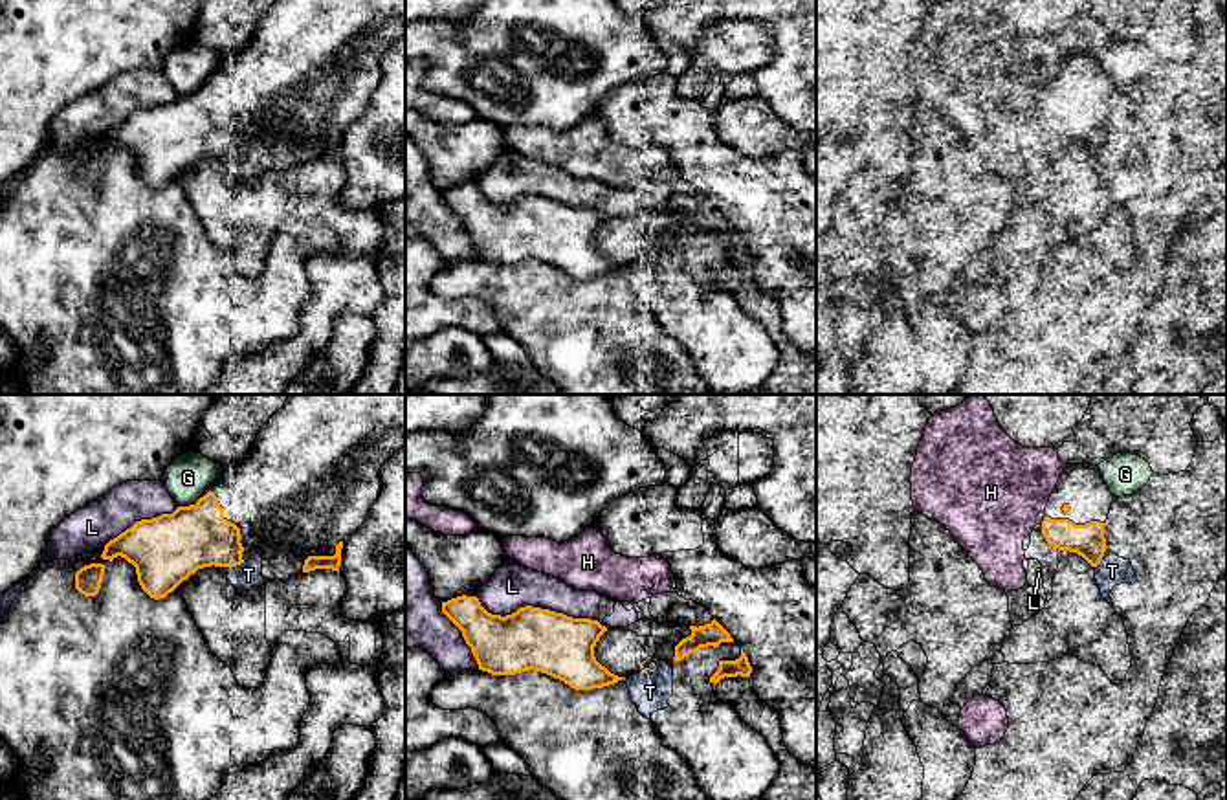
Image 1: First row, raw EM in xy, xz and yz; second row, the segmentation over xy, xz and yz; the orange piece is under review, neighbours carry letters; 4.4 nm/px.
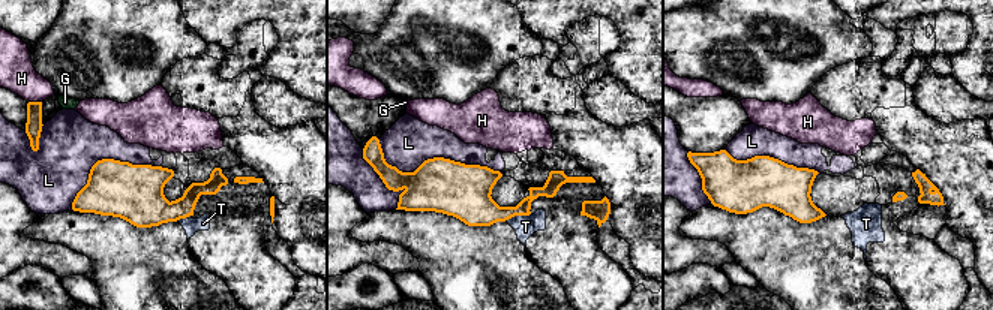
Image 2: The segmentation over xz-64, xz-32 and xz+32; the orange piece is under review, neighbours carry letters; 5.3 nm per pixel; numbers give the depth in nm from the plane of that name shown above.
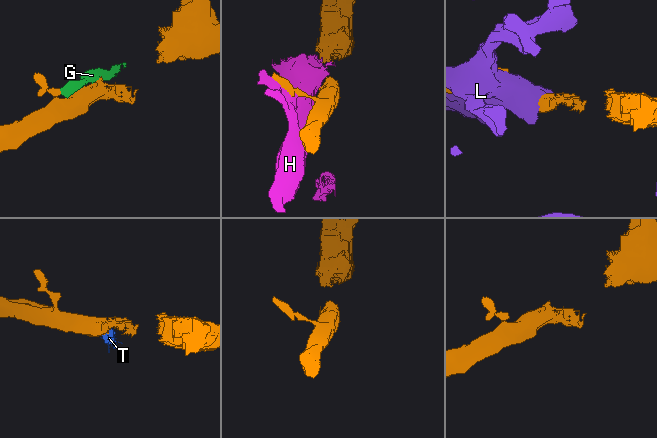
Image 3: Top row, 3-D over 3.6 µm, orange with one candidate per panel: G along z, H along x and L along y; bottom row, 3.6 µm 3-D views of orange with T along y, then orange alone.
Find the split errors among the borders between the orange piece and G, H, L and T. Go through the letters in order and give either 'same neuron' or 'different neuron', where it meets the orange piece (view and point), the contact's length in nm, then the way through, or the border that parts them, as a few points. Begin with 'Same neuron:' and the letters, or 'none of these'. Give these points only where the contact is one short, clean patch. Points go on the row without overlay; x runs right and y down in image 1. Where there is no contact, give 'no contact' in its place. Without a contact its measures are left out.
Same neuron: none of these
G: different neuron | xy (193, 94) | 160 nm
H: different neuron | yz (1044, 109) | 30 nm
L: different neuron | xz (534, 197) | 550 nm
T: different neuron | xy (233, 155) | 100 nm

